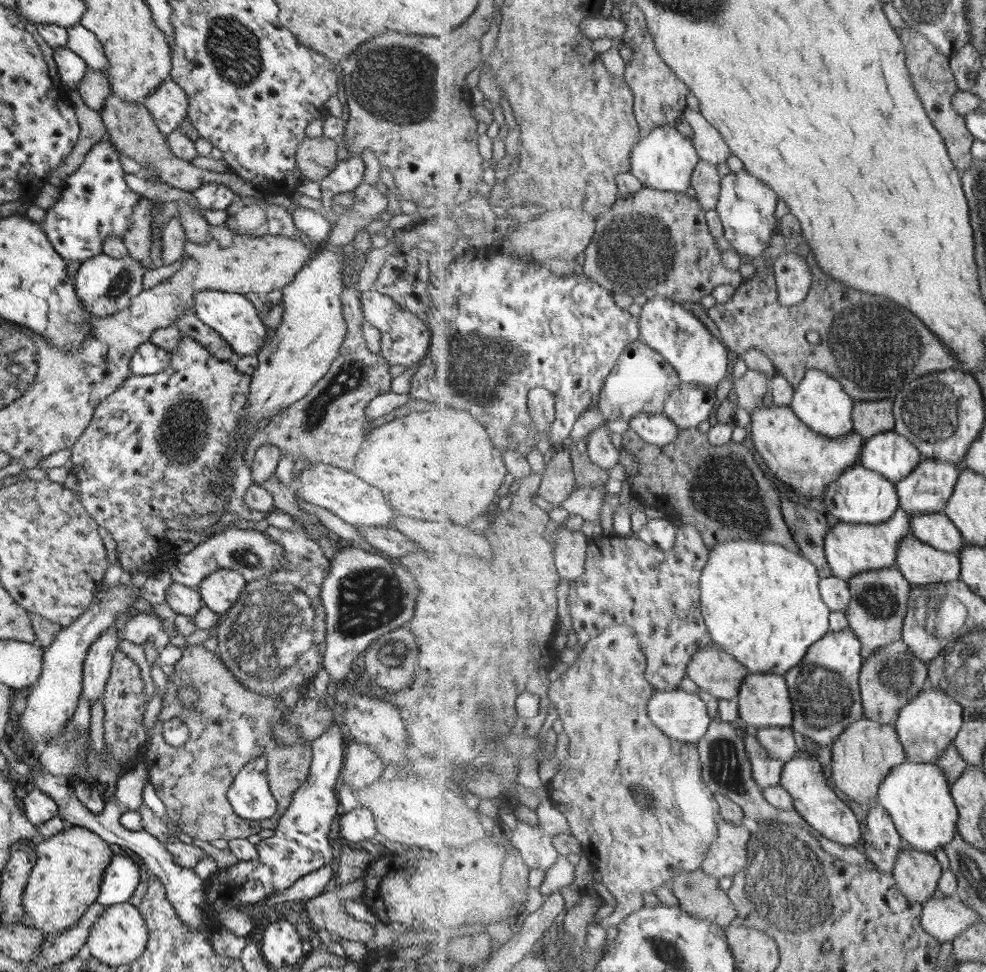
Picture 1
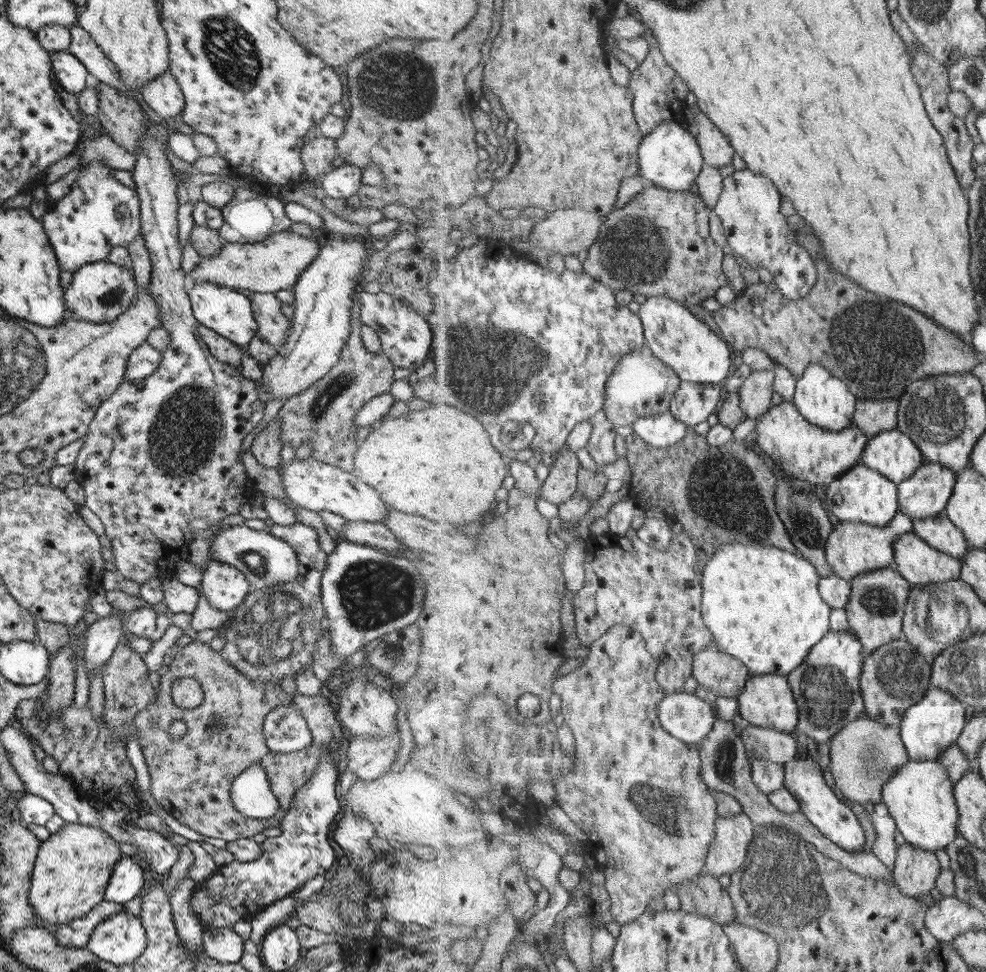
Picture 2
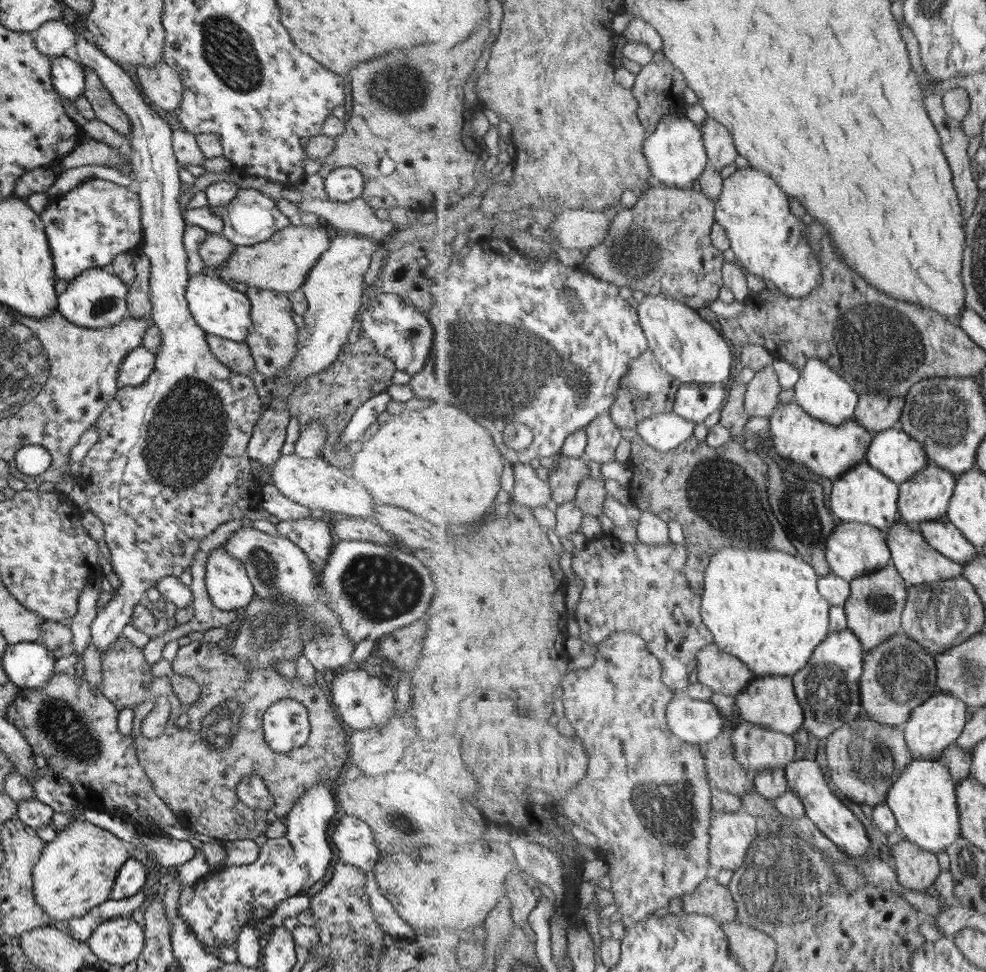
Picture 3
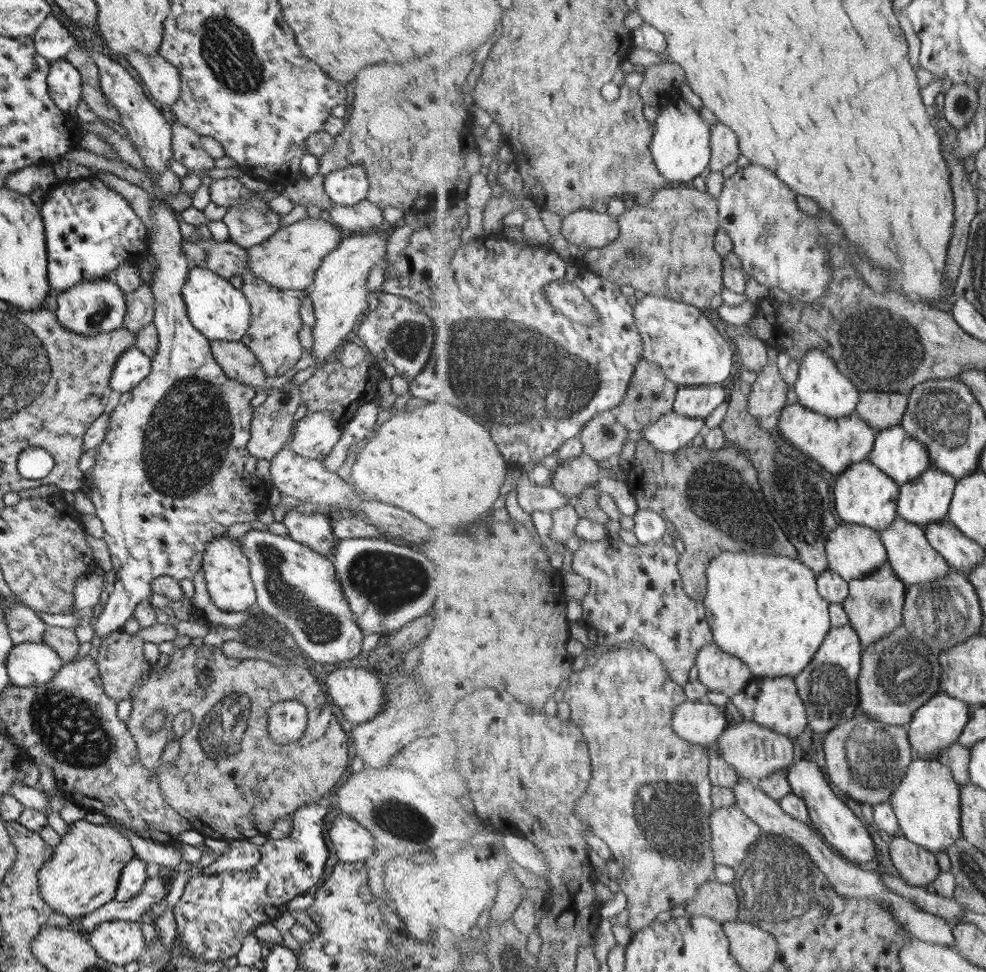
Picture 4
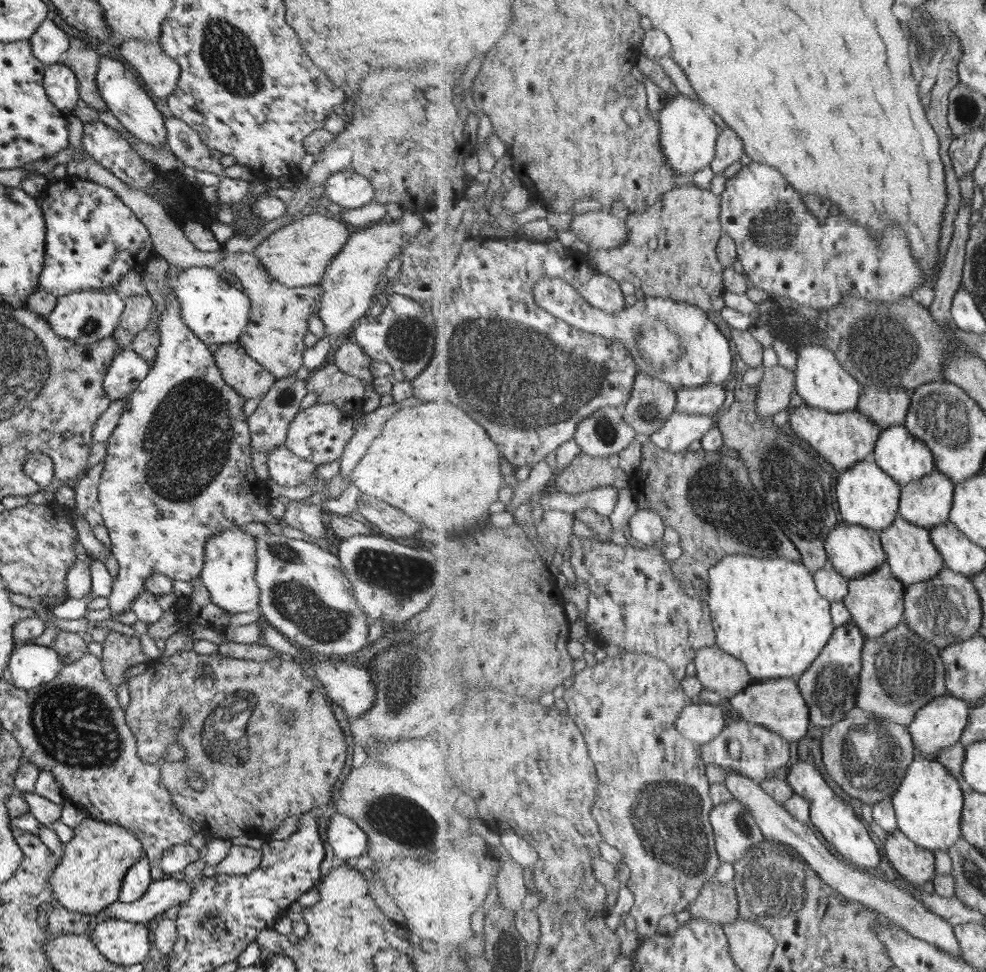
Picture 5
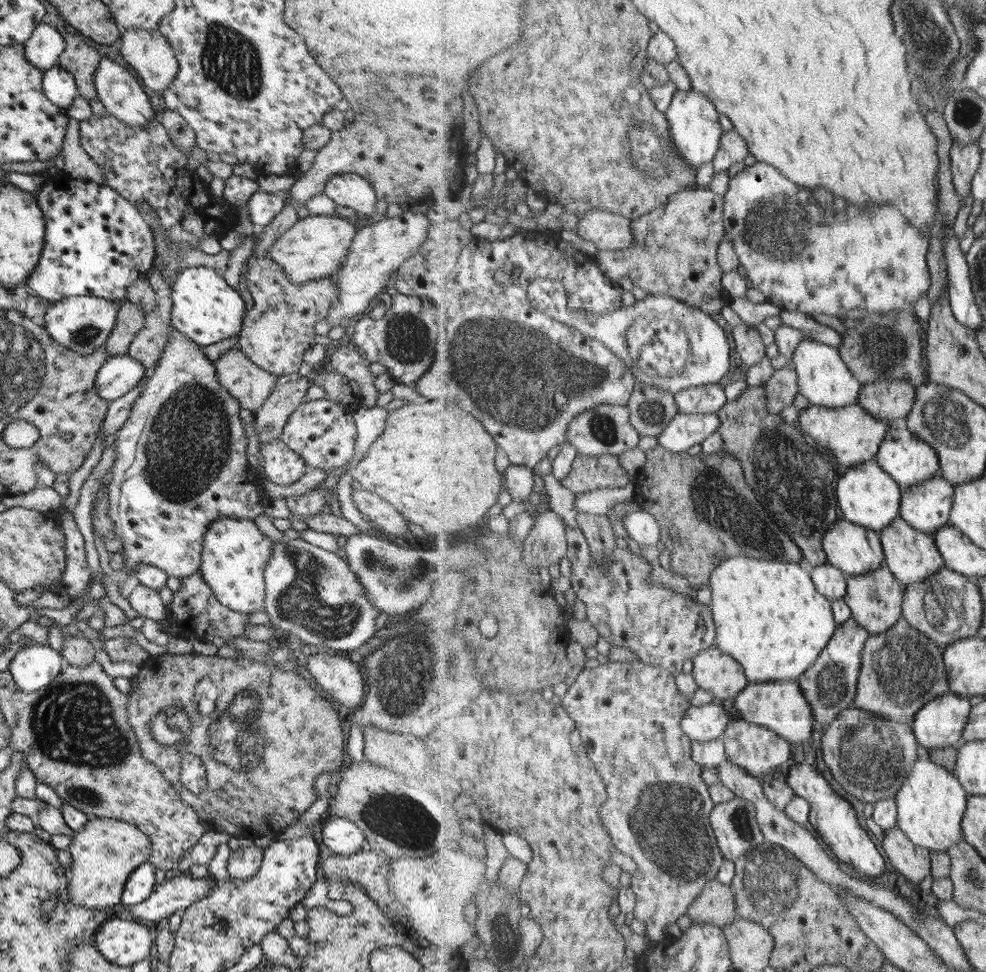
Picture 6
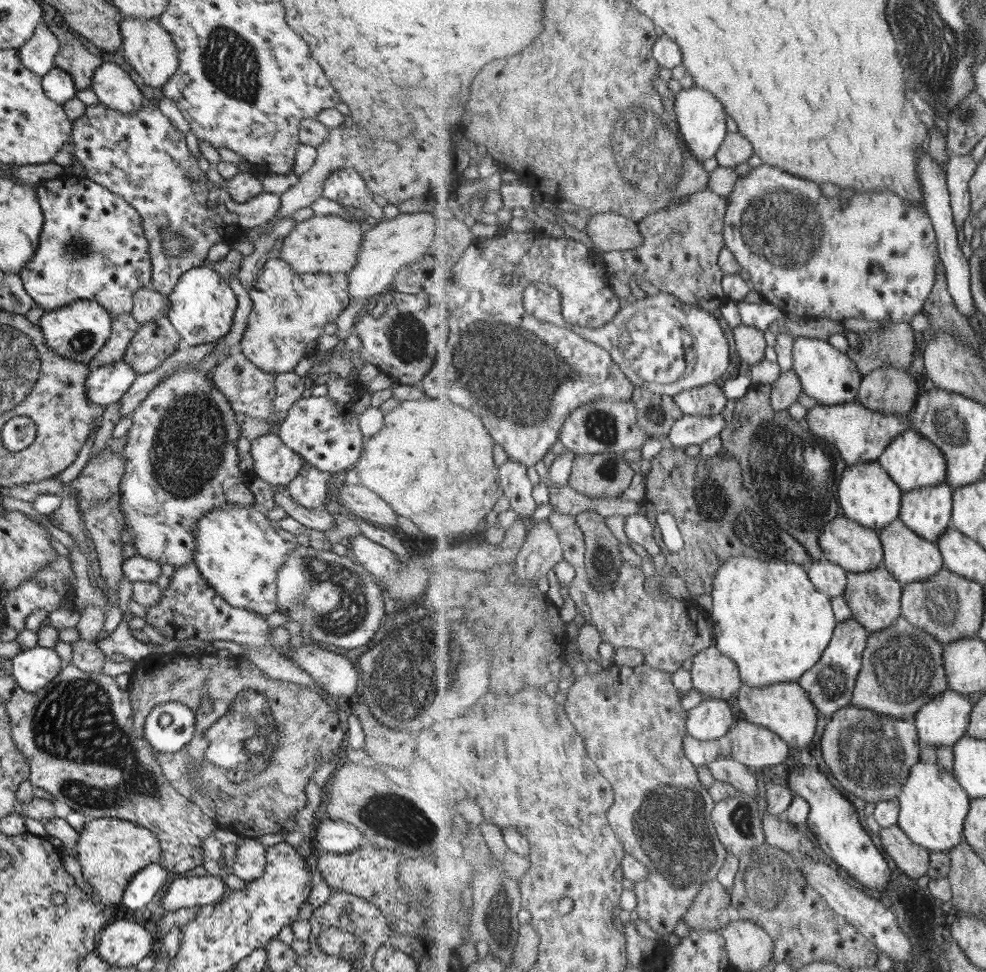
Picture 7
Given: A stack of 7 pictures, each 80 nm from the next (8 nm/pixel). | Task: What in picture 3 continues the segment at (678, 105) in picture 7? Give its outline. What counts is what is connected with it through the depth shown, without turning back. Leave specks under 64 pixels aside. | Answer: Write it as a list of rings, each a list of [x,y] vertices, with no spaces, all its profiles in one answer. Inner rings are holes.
[[[684,112],[665,115],[661,119],[656,131],[645,139],[644,154],[655,179],[667,187],[690,188],[710,166],[702,127],[699,128],[693,120],[689,120]]]

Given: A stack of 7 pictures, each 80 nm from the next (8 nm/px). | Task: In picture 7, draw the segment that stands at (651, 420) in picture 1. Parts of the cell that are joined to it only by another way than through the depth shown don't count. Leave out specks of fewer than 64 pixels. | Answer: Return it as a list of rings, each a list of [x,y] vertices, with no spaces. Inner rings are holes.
[[[721,414],[684,415],[676,421],[668,437],[668,445],[673,448],[687,448],[693,444],[702,445],[715,436],[721,436],[728,422]]]

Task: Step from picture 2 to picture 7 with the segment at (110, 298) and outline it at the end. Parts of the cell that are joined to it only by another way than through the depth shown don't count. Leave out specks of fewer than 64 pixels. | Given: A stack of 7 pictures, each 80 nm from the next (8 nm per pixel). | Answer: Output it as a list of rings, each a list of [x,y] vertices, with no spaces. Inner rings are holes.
[[[74,300],[61,308],[44,312],[38,326],[41,329],[45,345],[59,357],[79,363],[89,363],[103,347],[110,335],[112,318],[105,309],[93,300]]]

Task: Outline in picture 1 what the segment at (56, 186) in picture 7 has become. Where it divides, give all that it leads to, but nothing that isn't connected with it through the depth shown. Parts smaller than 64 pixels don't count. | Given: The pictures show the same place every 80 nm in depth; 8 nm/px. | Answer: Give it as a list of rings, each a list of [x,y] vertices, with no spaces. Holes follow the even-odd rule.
[[[104,134],[87,153],[81,164],[64,180],[60,188],[60,197],[57,202],[46,210],[45,218],[40,224],[53,250],[64,262],[83,262],[91,256],[102,253],[103,241],[109,236],[119,236],[122,239],[124,232],[132,225],[132,212],[137,206],[137,193],[131,191],[123,181],[124,171],[120,167],[117,150],[113,148],[107,134]]]

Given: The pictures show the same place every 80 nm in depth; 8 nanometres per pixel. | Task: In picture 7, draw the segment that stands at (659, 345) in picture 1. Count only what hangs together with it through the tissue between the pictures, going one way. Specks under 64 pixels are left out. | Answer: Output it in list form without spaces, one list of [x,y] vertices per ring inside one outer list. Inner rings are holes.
[[[544,281],[531,283],[525,289],[525,308],[539,320],[550,322],[557,326],[567,326],[561,314],[562,293],[552,284]],[[657,292],[628,302],[620,311],[601,328],[587,328],[574,325],[572,328],[583,338],[599,344],[613,357],[613,361],[628,374],[629,381],[636,387],[648,389],[656,396],[675,397],[698,387],[713,384],[723,378],[729,370],[729,340],[719,326],[719,320],[708,309],[688,305],[673,293]]]

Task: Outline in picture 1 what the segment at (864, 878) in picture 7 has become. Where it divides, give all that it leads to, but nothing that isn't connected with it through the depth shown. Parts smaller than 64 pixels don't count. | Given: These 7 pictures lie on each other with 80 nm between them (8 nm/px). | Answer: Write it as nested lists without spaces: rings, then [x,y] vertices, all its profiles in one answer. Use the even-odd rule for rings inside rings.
[[[797,758],[784,763],[782,781],[780,785],[785,787],[794,798],[794,806],[822,836],[847,847],[855,847],[861,842],[861,824],[853,810],[833,792],[829,786],[823,766],[811,758]]]

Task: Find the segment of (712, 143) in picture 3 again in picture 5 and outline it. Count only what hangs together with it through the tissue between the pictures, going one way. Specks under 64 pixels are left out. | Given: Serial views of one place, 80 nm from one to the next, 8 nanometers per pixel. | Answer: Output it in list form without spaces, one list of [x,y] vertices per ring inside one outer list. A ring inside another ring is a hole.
[[[731,127],[721,129],[717,142],[717,153],[711,168],[715,174],[725,172],[731,164],[741,160],[746,154],[744,140]]]

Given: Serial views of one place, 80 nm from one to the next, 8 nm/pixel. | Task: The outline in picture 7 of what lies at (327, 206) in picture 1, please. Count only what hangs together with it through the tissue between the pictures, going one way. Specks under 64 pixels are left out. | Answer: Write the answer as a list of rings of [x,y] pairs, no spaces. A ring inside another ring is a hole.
[[[355,169],[332,170],[323,181],[321,195],[343,207],[352,206],[364,211],[370,223],[386,220],[381,207],[371,201],[371,194]]]

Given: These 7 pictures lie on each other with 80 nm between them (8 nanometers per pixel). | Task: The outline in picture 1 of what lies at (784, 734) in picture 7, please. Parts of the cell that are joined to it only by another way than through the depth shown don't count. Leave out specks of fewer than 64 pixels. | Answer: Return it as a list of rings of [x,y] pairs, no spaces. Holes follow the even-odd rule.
[[[749,673],[744,680],[737,698],[740,704],[740,718],[749,728],[792,727],[794,724],[794,704],[785,675],[771,673]]]

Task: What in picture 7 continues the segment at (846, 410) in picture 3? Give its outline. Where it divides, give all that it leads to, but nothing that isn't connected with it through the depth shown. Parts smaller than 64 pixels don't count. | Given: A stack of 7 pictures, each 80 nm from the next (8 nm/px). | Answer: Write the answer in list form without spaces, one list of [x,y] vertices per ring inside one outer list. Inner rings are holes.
[[[796,336],[793,342],[792,367],[796,370],[807,396],[816,399],[819,404],[829,406],[857,401],[864,376],[847,353],[834,348],[830,340]]]

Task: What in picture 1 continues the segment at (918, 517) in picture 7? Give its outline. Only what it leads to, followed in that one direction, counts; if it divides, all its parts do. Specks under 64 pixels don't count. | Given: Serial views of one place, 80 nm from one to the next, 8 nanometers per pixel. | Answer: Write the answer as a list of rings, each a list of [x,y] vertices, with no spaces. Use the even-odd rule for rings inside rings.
[[[923,458],[911,475],[896,484],[900,494],[900,508],[911,516],[944,512],[964,468],[964,463],[955,464],[945,460]]]

